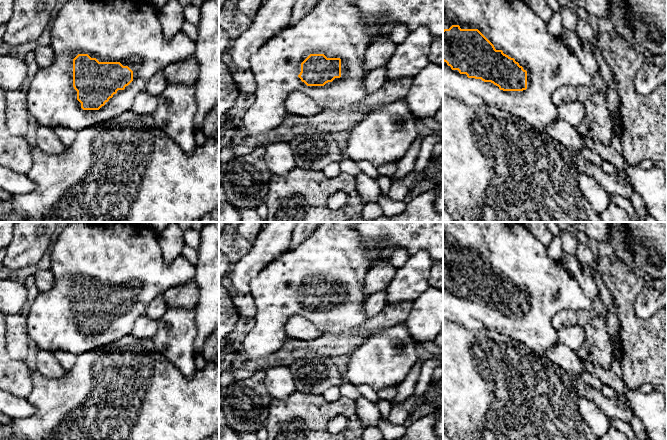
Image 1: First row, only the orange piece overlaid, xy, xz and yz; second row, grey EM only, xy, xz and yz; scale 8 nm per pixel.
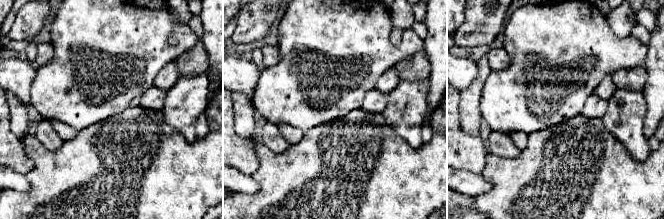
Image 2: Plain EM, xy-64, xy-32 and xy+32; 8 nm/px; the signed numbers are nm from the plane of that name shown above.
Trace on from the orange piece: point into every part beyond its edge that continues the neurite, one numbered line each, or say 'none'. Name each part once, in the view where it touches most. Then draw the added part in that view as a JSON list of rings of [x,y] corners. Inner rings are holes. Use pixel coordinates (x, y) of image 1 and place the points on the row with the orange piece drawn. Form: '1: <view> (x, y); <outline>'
1: yz (512, 26); [[[443,0],[443,30],[452,25],[461,29],[478,29],[495,47],[514,58],[527,71],[527,89],[503,91],[491,82],[468,78],[452,70],[443,61],[443,94],[471,107],[497,107],[526,121],[531,128],[546,132],[559,118],[552,94],[561,86],[591,86],[593,81],[579,59],[561,37],[553,36],[542,20],[524,0]]]

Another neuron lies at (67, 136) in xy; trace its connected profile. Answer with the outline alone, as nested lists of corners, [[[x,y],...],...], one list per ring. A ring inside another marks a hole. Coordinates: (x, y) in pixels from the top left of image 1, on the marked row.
[[[53,128],[53,131],[66,147],[70,146],[74,142],[77,133],[69,128]]]

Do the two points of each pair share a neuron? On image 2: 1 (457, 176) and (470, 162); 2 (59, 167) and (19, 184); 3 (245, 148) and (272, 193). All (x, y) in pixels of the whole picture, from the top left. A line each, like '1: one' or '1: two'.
1: two
2: two
3: two

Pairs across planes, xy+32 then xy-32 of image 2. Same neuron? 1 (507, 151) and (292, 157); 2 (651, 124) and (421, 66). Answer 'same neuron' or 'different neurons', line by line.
1: different neurons
2: different neurons

